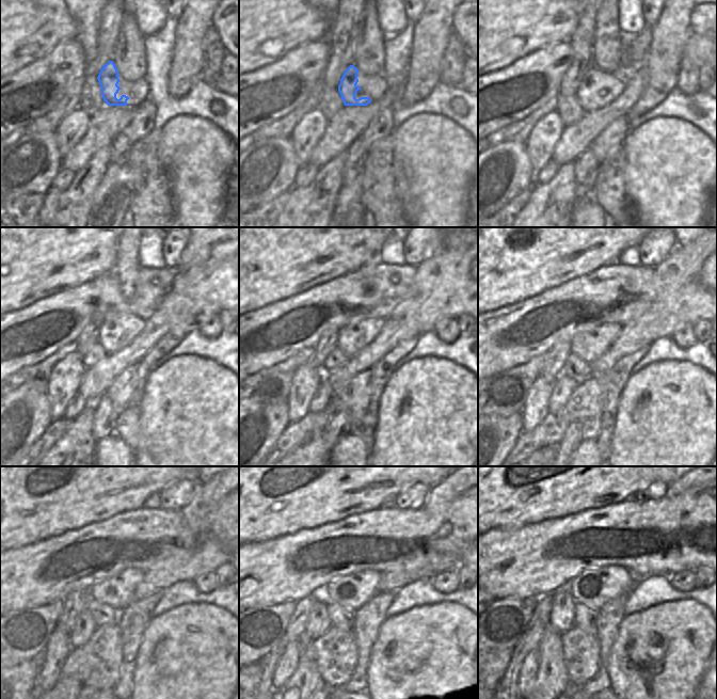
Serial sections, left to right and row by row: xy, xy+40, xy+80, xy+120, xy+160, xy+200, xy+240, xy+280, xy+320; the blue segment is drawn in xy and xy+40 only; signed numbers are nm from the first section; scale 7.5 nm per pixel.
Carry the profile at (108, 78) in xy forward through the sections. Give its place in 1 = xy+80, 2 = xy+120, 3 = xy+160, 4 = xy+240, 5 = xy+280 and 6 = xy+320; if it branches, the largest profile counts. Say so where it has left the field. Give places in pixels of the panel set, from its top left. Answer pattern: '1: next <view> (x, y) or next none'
1: next xy+80 (587, 89)
2: next xy+120 (108, 339)
3: next xy+160 (347, 342)
4: next xy+240 (116, 591)
5: next xy+280 (353, 591)
6: next xy+320 (593, 588)

